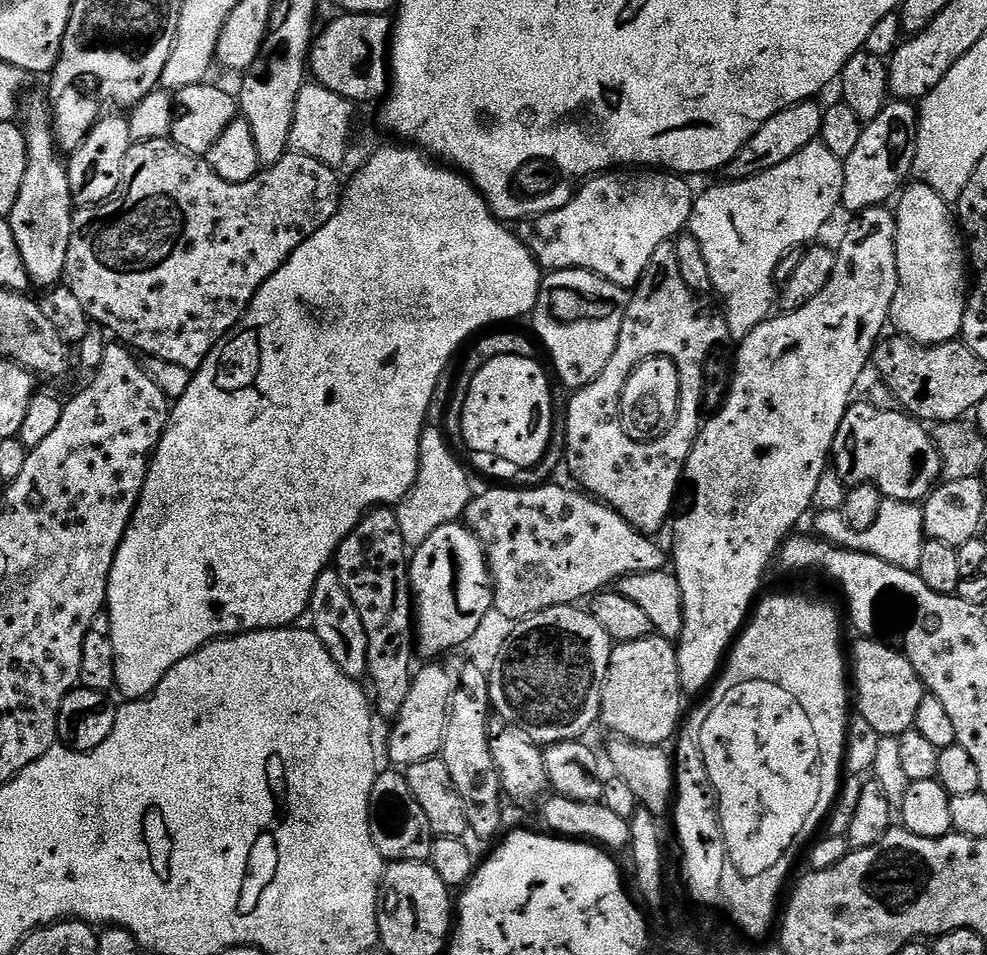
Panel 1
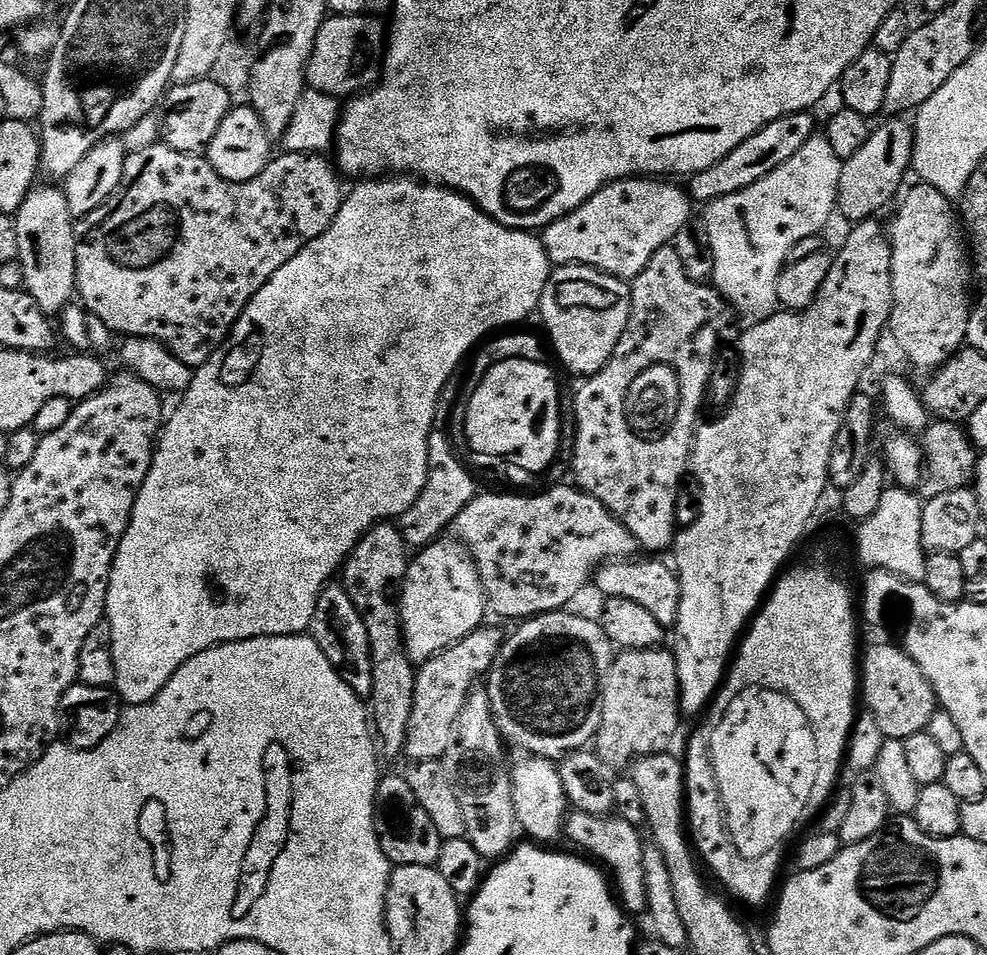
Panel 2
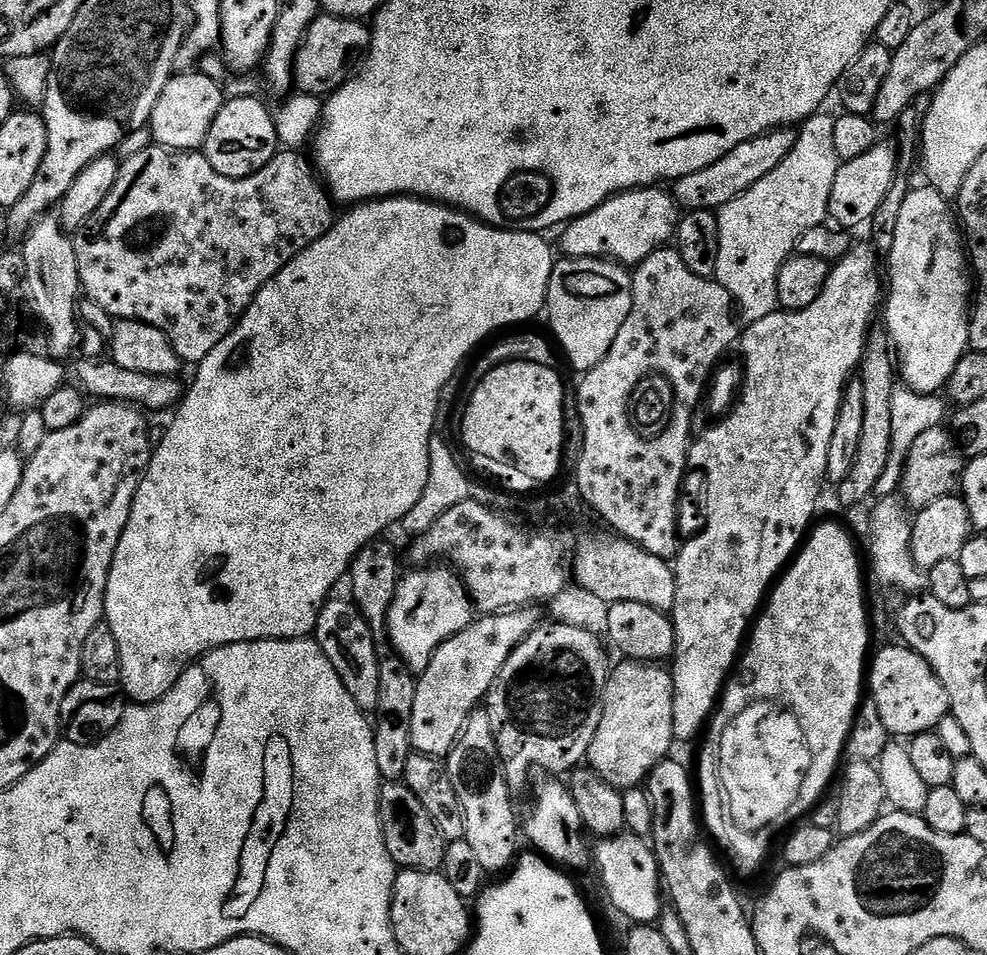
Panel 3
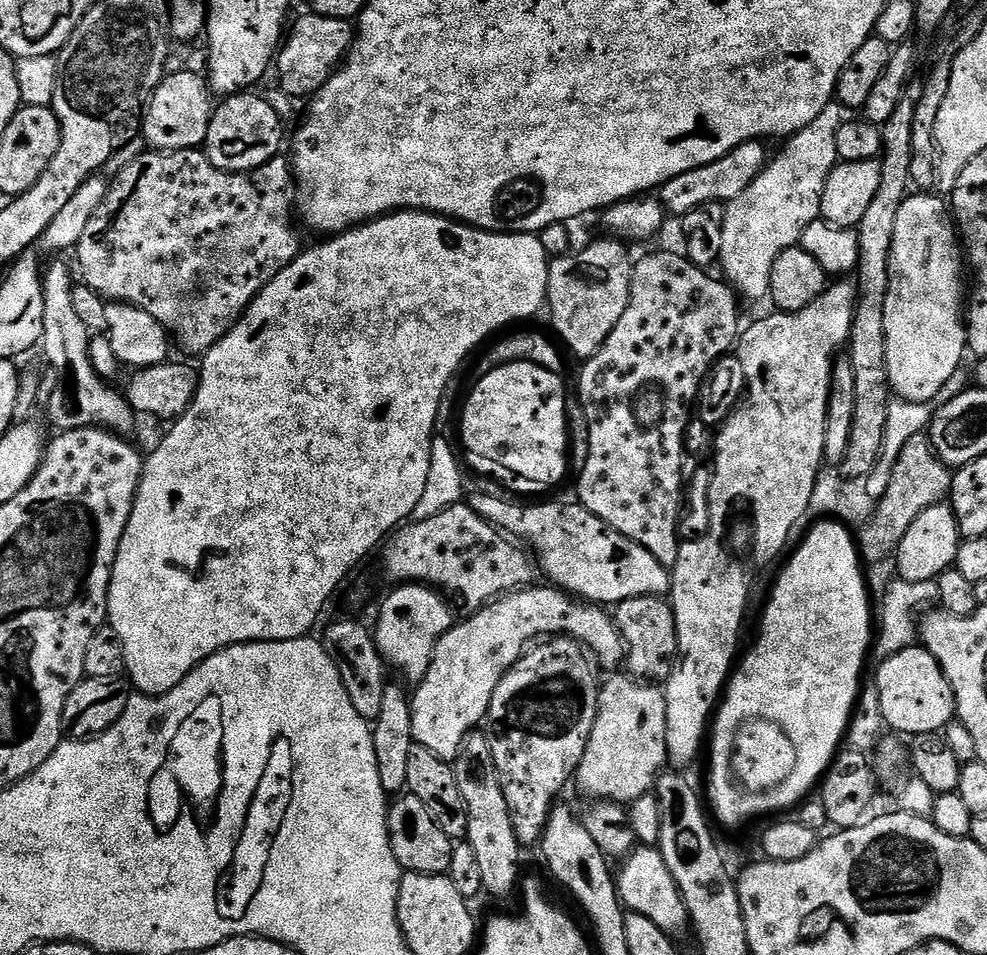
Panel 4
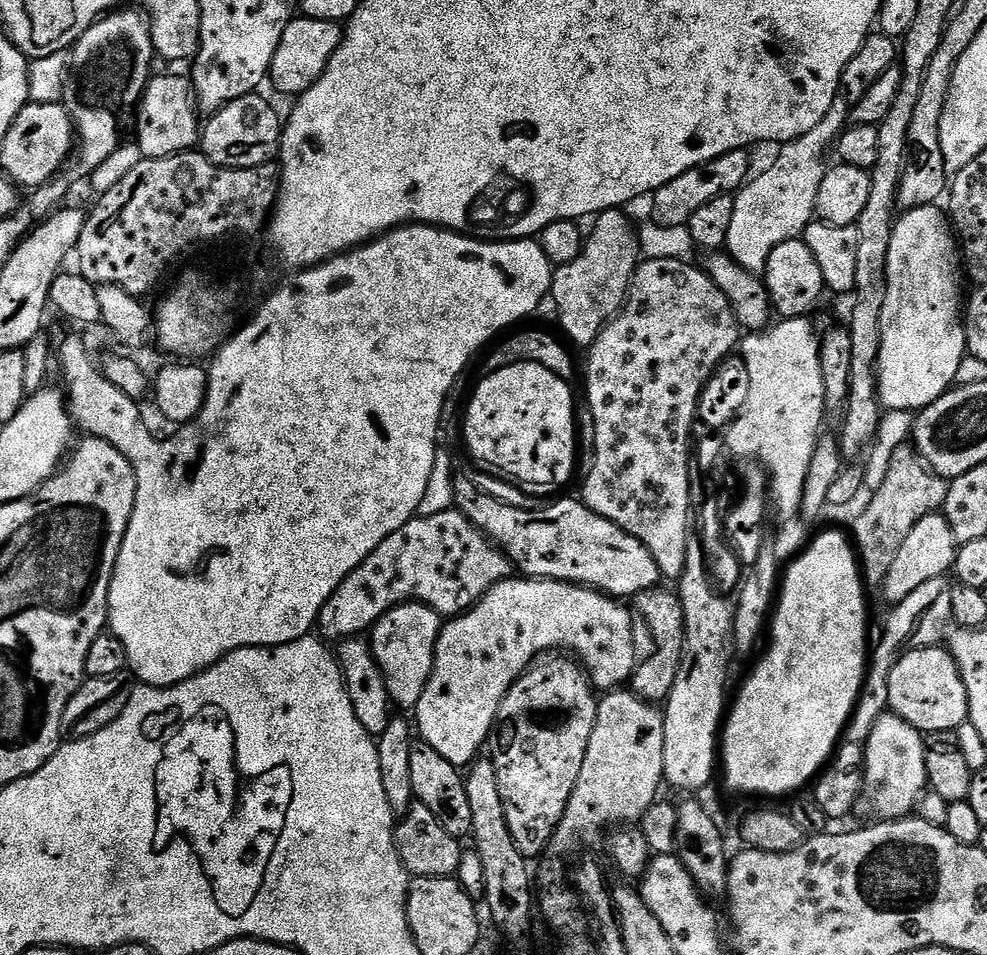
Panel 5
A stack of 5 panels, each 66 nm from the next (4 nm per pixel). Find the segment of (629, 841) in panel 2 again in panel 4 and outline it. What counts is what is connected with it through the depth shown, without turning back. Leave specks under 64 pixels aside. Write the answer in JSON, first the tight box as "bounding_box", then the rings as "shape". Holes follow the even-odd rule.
{"bounding_box":[618,847,690,938],"shape":[[[637,847],[623,864],[624,869],[621,872],[619,869],[618,872],[618,887],[620,902],[625,909],[629,913],[650,918],[654,926],[658,926],[673,938],[679,937],[679,932],[687,933],[690,928],[688,911],[670,870],[666,870],[666,862],[662,858],[659,847]]]}

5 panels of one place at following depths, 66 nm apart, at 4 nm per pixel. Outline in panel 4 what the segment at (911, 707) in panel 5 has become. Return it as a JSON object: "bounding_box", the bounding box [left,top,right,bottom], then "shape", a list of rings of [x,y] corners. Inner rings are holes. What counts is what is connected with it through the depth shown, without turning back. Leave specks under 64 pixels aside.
{"bounding_box":[874,646,956,738],"shape":[[[913,646],[894,654],[890,658],[879,661],[880,669],[876,672],[874,687],[878,690],[878,702],[882,702],[882,718],[889,729],[896,732],[905,732],[908,738],[930,734],[940,734],[953,723],[956,716],[956,699],[954,690],[942,670],[942,666],[923,646]]]}

